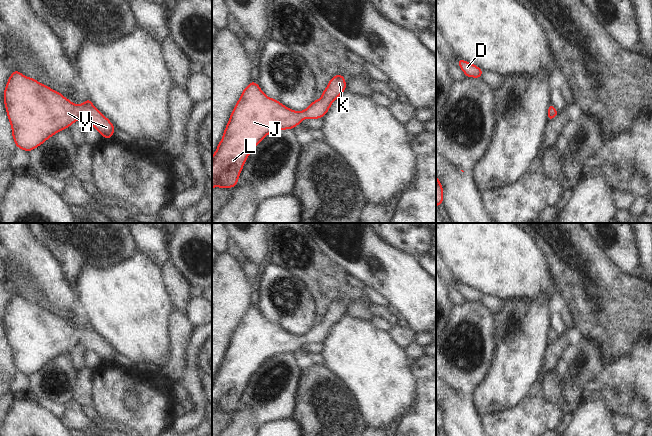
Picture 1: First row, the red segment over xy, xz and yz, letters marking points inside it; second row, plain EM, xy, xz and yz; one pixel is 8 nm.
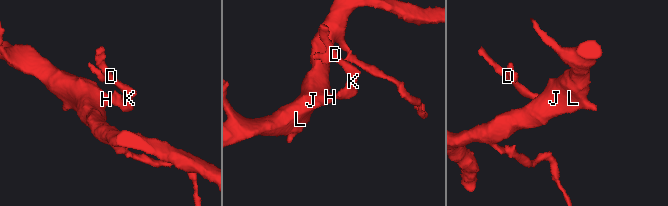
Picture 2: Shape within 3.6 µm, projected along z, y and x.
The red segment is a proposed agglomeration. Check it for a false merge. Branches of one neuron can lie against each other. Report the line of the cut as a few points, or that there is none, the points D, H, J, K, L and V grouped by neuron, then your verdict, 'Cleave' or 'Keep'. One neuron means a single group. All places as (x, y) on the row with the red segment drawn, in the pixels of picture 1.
No split. Groups: D H J K L V. Keep

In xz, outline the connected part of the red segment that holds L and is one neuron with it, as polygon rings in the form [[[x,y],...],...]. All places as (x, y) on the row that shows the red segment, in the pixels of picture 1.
[[[335,75],[329,80],[320,99],[298,112],[267,97],[257,82],[250,81],[236,103],[222,140],[213,153],[212,188],[236,186],[249,154],[262,139],[277,130],[293,130],[304,118],[322,118],[345,90],[343,75]]]

